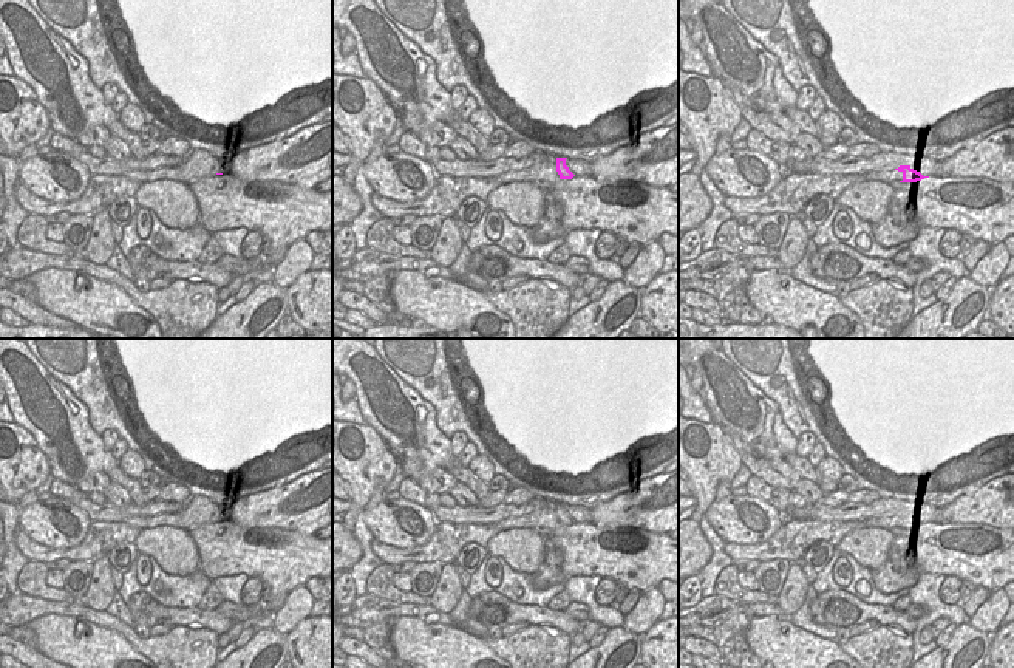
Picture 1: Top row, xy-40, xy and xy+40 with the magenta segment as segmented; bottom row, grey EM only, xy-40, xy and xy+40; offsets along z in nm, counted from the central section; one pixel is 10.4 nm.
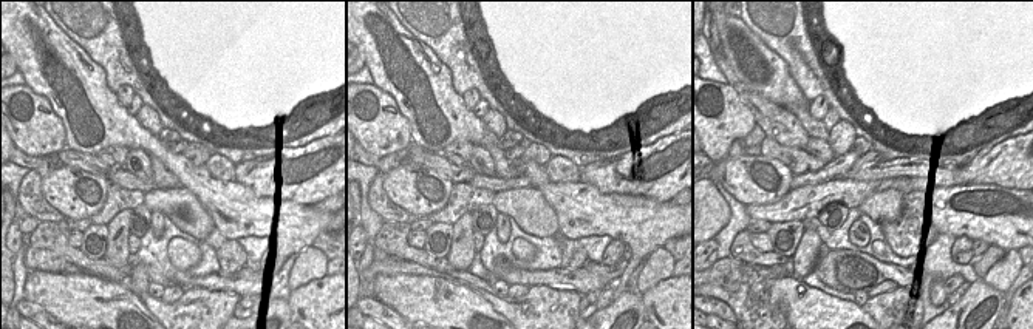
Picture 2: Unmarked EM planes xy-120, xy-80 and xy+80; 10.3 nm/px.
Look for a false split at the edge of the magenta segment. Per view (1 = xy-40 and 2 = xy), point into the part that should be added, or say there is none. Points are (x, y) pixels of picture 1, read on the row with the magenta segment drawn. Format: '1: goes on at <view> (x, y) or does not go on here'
1: does not go on here
2: goes on at xy (543, 173)

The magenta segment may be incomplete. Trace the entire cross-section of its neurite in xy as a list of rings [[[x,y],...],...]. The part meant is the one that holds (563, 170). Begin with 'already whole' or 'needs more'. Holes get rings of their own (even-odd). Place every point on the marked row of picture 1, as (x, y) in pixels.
needs more; [[[546,156],[544,161],[529,169],[505,172],[493,178],[501,184],[526,181],[541,187],[553,186],[560,179],[572,179],[575,176],[566,165],[566,159],[567,158]]]

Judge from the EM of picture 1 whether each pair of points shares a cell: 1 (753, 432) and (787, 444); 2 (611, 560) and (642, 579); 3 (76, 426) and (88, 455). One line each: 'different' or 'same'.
1: same
2: same
3: same

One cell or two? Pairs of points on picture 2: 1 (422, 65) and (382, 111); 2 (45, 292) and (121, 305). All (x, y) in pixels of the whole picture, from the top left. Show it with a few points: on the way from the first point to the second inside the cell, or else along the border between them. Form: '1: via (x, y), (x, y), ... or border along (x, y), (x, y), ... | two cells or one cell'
1: border along (373, 84), (395, 101), (410, 132) | two cells
2: via (64, 295), (102, 305) | one cell

